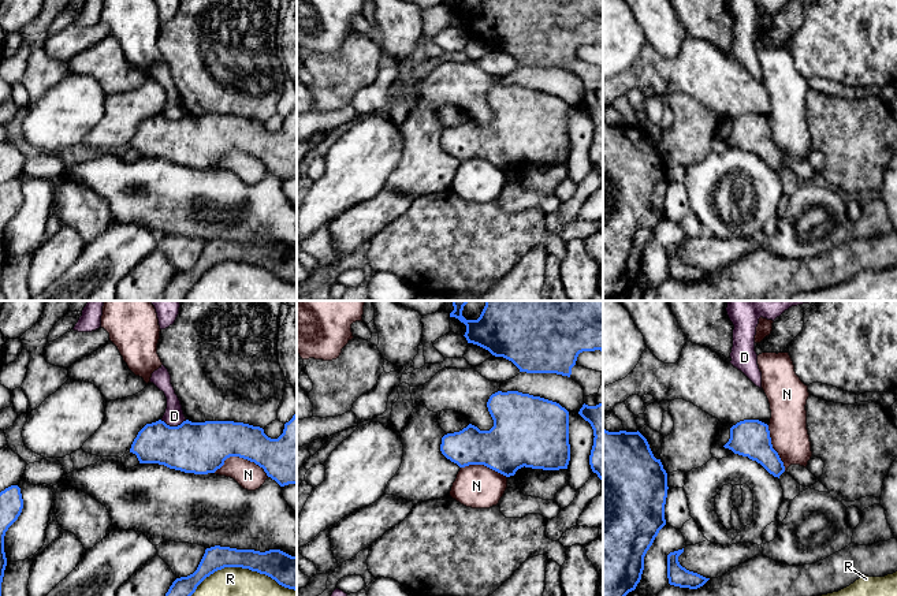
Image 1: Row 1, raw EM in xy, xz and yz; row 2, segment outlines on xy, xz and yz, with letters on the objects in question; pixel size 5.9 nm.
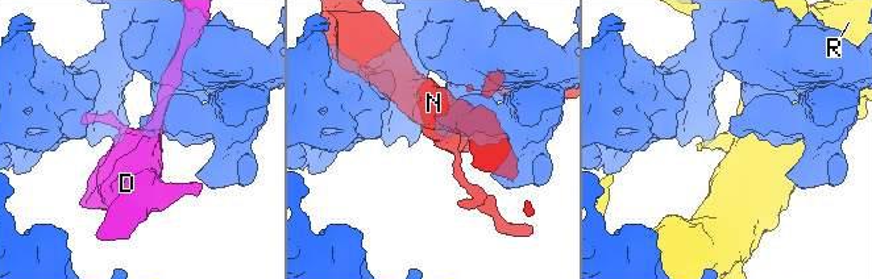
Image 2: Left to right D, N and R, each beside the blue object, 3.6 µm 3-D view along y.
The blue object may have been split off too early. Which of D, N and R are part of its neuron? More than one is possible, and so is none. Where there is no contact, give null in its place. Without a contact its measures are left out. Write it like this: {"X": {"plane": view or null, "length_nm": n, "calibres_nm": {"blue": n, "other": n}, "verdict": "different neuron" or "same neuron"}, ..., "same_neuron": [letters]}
{"D": {"plane": "xy", "length_nm": 160, "calibres_nm": {"blue": 300, "other": 120}, "verdict": "different neuron"}, "N": {"plane": "xy", "length_nm": 320, "calibres_nm": {"blue": 300, "other": 160}, "verdict": "different neuron"}, "R": {"plane": "xy", "length_nm": 700, "calibres_nm": {"blue": 170, "other": 460}, "verdict": "different neuron"}, "same_neuron": []}

